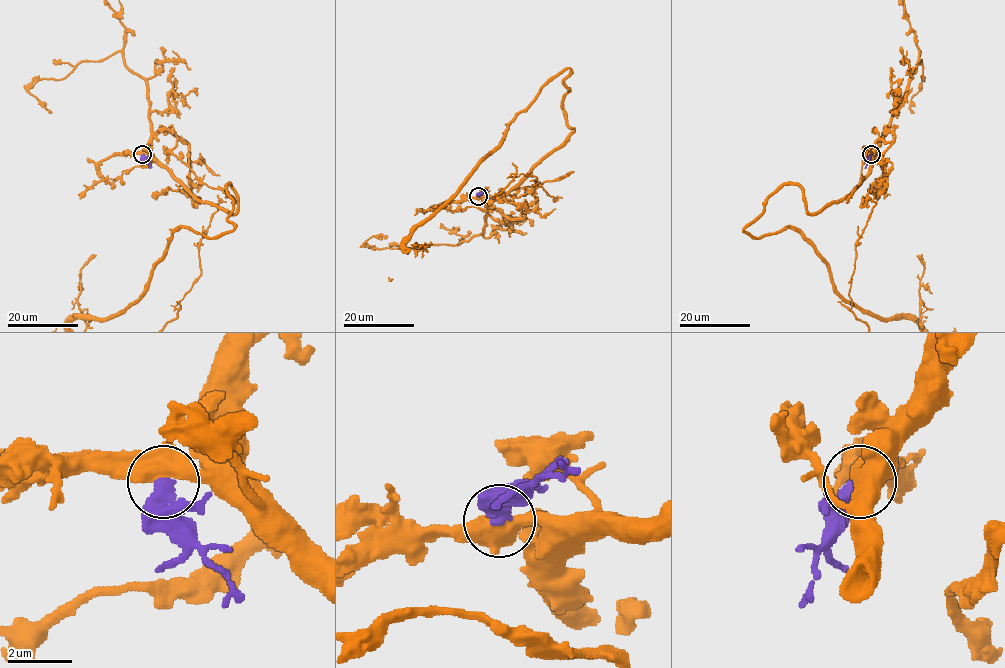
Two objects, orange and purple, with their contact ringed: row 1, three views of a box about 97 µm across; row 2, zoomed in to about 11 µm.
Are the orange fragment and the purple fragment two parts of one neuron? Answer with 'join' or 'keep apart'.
join

